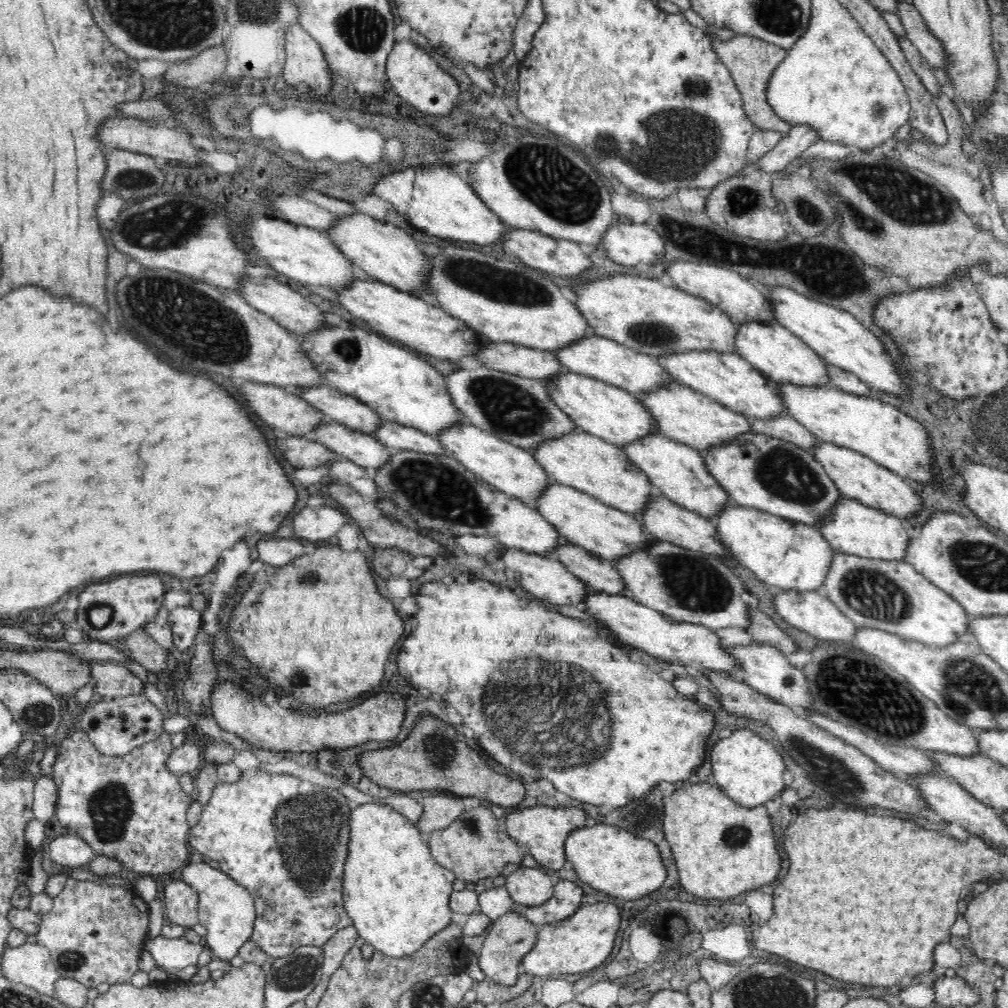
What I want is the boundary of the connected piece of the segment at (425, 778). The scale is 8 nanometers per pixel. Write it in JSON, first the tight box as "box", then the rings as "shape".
{"box":[357,718,526,809],"shape":[[[424,718],[402,744],[378,752],[366,752],[357,762],[376,784],[399,794],[412,790],[450,790],[457,796],[475,796],[505,809],[516,808],[526,798],[522,780],[495,772],[490,760],[470,749],[450,724],[436,718]]]}

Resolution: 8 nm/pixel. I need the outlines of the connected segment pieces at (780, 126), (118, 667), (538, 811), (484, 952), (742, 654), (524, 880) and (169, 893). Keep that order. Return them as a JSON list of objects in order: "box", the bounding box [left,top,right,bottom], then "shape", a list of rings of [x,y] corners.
[{"box":[709,33,792,133],"shape":[[[736,33],[731,41],[719,41],[709,35],[709,44],[712,46],[713,54],[720,62],[724,63],[725,70],[728,70],[729,76],[733,80],[736,90],[741,96],[741,110],[744,110],[745,118],[756,131],[774,131],[778,133],[787,133],[792,127],[788,123],[781,122],[772,110],[769,110],[768,103],[765,102],[765,85],[768,84],[769,74],[784,60],[785,49],[748,35]]]},{"box":[88,660,143,700],"shape":[[[88,660],[95,690],[105,700],[118,696],[142,695],[143,681],[137,678],[126,666],[115,661],[98,662]]]},{"box":[506,806,588,871],"shape":[[[536,806],[524,808],[520,812],[508,814],[506,818],[506,833],[514,839],[522,849],[526,849],[539,864],[559,871],[566,862],[564,858],[564,840],[573,829],[588,824],[588,816],[580,807],[570,806]]]},{"box":[478,911,538,986],"shape":[[[510,911],[508,914],[492,919],[485,933],[478,959],[478,964],[486,978],[502,986],[514,986],[518,980],[521,957],[532,949],[537,940],[537,930],[538,926],[520,912]]]},{"box":[727,642,813,711],"shape":[[[751,642],[748,646],[728,646],[727,652],[738,657],[739,679],[758,692],[769,696],[777,703],[793,707],[798,711],[813,708],[813,698],[808,689],[804,670],[793,667],[782,652],[774,646]]]},{"box":[505,866,553,907],"shape":[[[520,866],[505,877],[505,888],[514,902],[535,907],[553,896],[552,878],[539,869]]]},{"box":[164,881,199,928],"shape":[[[173,881],[165,886],[164,904],[166,907],[164,918],[166,922],[192,928],[199,923],[197,914],[197,893],[184,881]]]}]

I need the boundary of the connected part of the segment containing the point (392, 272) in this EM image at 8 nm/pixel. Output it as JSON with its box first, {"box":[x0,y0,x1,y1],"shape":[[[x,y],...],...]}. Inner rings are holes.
{"box":[325,209,432,299],"shape":[[[354,209],[347,215],[335,217],[333,225],[325,233],[340,249],[340,252],[354,264],[356,276],[361,279],[376,279],[402,292],[427,299],[428,280],[432,279],[432,260],[422,250],[418,250],[414,238],[394,226],[390,220],[376,221],[362,211]]]}

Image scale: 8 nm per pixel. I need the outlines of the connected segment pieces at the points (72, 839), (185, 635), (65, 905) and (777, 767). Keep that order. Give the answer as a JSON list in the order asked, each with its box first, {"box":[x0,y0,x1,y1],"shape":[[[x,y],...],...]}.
[{"box":[48,833,97,869],"shape":[[[62,833],[49,843],[48,856],[54,862],[62,864],[65,869],[88,866],[97,855],[96,851],[88,847],[84,839],[68,833]]]},{"box":[169,607,203,652],"shape":[[[177,607],[169,614],[170,628],[173,628],[173,645],[179,651],[186,652],[194,648],[198,630],[203,624],[198,610],[190,607]]]},{"box":[37,878,149,988],"shape":[[[68,878],[63,892],[53,898],[52,910],[42,916],[37,929],[37,943],[45,946],[52,955],[52,963],[62,978],[72,978],[85,987],[96,988],[98,984],[130,983],[139,969],[140,957],[148,938],[149,906],[134,890],[106,885],[94,881]]]},{"box":[712,730,787,808],"shape":[[[736,730],[729,737],[722,738],[712,746],[712,775],[717,785],[734,802],[746,808],[756,808],[778,799],[782,790],[787,788],[784,783],[786,764],[770,741],[765,741],[752,730]]]}]

